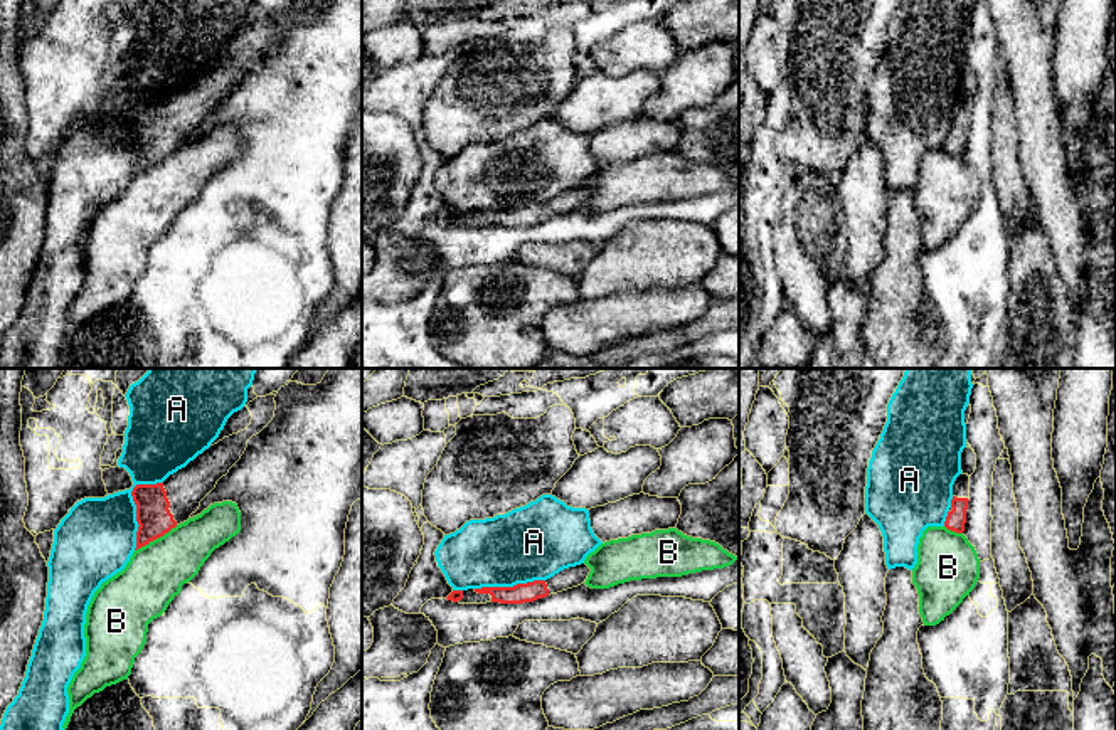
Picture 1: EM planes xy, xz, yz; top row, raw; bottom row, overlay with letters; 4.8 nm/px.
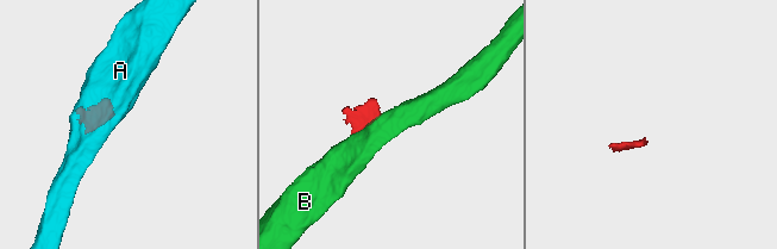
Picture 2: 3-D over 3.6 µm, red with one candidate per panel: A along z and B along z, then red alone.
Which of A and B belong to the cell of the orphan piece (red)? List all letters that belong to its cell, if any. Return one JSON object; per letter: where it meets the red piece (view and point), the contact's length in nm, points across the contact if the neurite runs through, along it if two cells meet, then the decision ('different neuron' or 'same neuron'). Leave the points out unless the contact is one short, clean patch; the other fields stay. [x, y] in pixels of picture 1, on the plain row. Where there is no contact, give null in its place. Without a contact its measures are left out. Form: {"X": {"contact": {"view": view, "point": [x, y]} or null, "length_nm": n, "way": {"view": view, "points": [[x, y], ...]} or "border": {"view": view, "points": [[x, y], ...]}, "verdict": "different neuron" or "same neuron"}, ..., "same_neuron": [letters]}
{"A": {"contact": {"view": "xy", "point": [135, 126]}, "length_nm": 360, "verdict": "different neuron"}, "B": {"contact": {"view": "xy", "point": [155, 162]}, "length_nm": 240, "border": {"view": "xy", "points": [[177, 148], [135, 174]]}, "verdict": "different neuron"}, "same_neuron": []}

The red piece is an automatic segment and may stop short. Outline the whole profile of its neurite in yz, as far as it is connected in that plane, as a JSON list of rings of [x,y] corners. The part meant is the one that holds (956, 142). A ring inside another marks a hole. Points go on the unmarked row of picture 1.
[[[959,98],[953,108],[953,123],[944,150],[951,155],[963,156],[970,121],[970,99]]]

